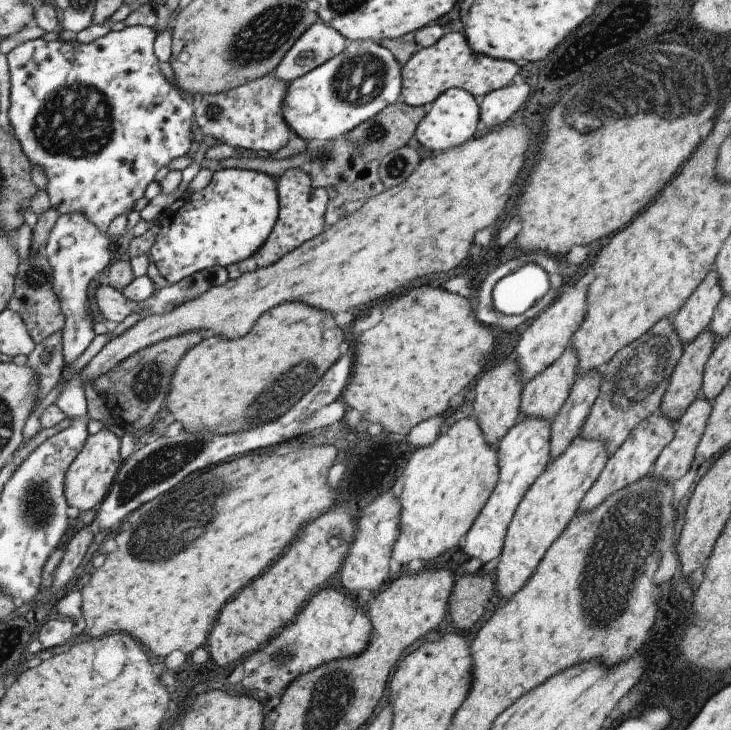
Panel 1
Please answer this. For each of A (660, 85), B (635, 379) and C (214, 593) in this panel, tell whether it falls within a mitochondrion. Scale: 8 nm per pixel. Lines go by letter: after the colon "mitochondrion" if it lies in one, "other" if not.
A: mitochondrion
B: mitochondrion
C: other

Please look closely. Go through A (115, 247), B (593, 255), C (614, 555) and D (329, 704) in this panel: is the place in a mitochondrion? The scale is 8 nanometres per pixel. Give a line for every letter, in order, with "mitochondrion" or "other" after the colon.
A: other
B: other
C: mitochondrion
D: mitochondrion

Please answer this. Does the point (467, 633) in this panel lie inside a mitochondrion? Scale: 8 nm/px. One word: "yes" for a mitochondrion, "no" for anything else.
no

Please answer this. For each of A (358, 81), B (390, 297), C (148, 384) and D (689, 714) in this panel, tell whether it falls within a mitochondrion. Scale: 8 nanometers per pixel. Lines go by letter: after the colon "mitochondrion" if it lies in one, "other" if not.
A: mitochondrion
B: other
C: mitochondrion
D: other

